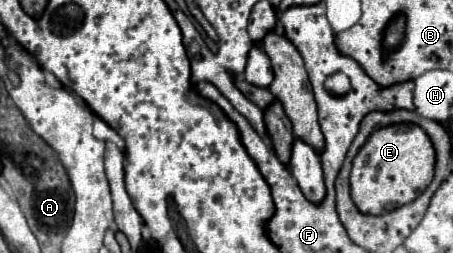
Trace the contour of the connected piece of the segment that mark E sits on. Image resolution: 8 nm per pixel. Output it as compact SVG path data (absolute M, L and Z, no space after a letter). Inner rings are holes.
M391 124L373 130L353 160L351 196L361 212L389 212L399 204L409 204L433 180L435 148L427 132L417 124Z

